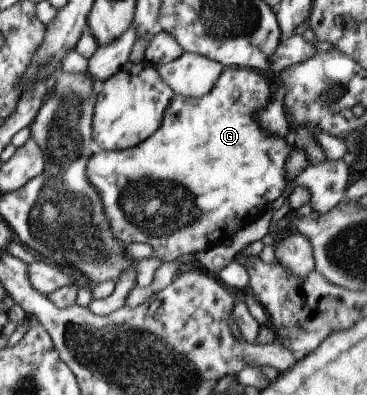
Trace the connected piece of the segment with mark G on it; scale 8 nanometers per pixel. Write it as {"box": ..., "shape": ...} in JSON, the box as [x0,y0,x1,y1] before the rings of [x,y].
{"box":[85,67,295,263],"shape":[[[225,67],[212,91],[201,98],[189,98],[175,94],[165,111],[162,125],[158,128],[158,131],[155,131],[140,145],[127,150],[102,151],[101,153],[91,154],[85,171],[86,181],[96,188],[101,195],[103,207],[106,207],[104,211],[110,225],[112,225],[113,234],[125,244],[149,243],[154,247],[155,254],[153,256],[160,257],[163,263],[166,263],[178,259],[181,255],[197,254],[221,244],[223,240],[231,239],[239,229],[247,226],[248,223],[262,217],[268,206],[271,206],[280,195],[286,195],[293,187],[292,181],[287,178],[285,163],[295,146],[289,143],[284,136],[269,136],[255,120],[255,112],[265,108],[271,102],[273,93],[274,90],[268,75],[243,67]]]}

